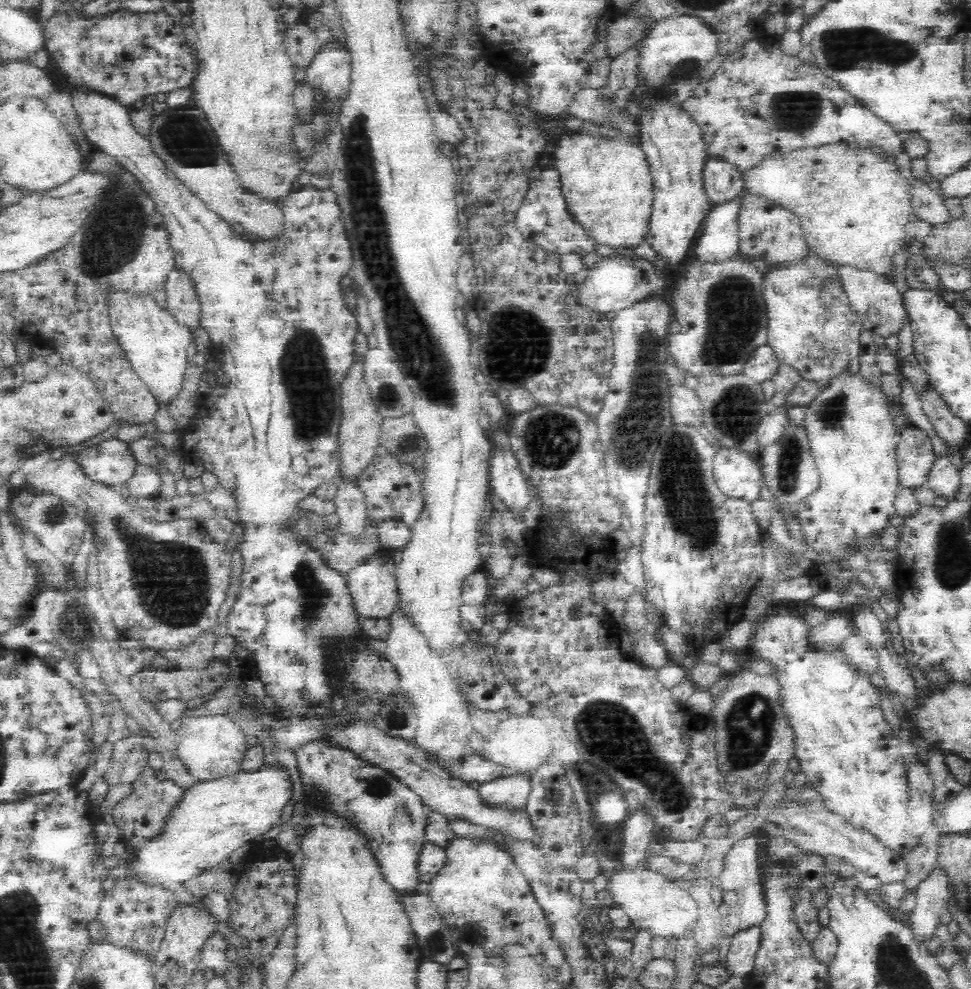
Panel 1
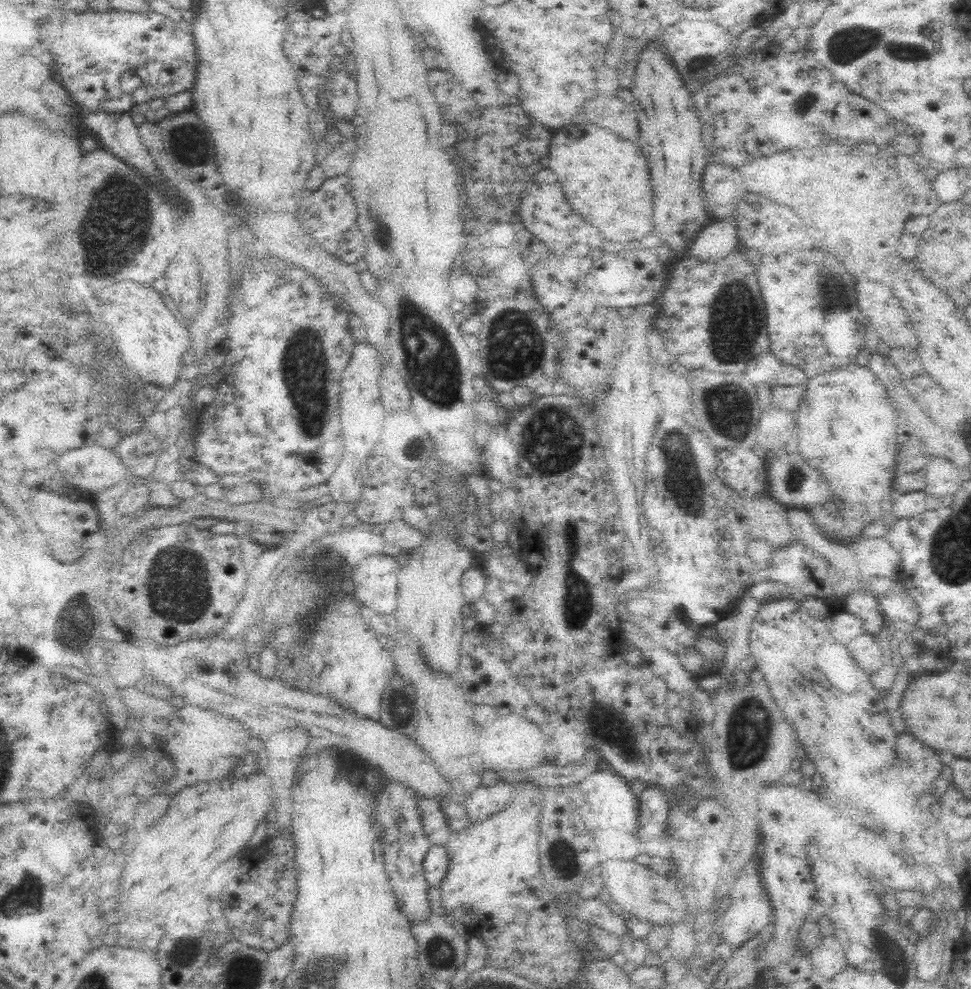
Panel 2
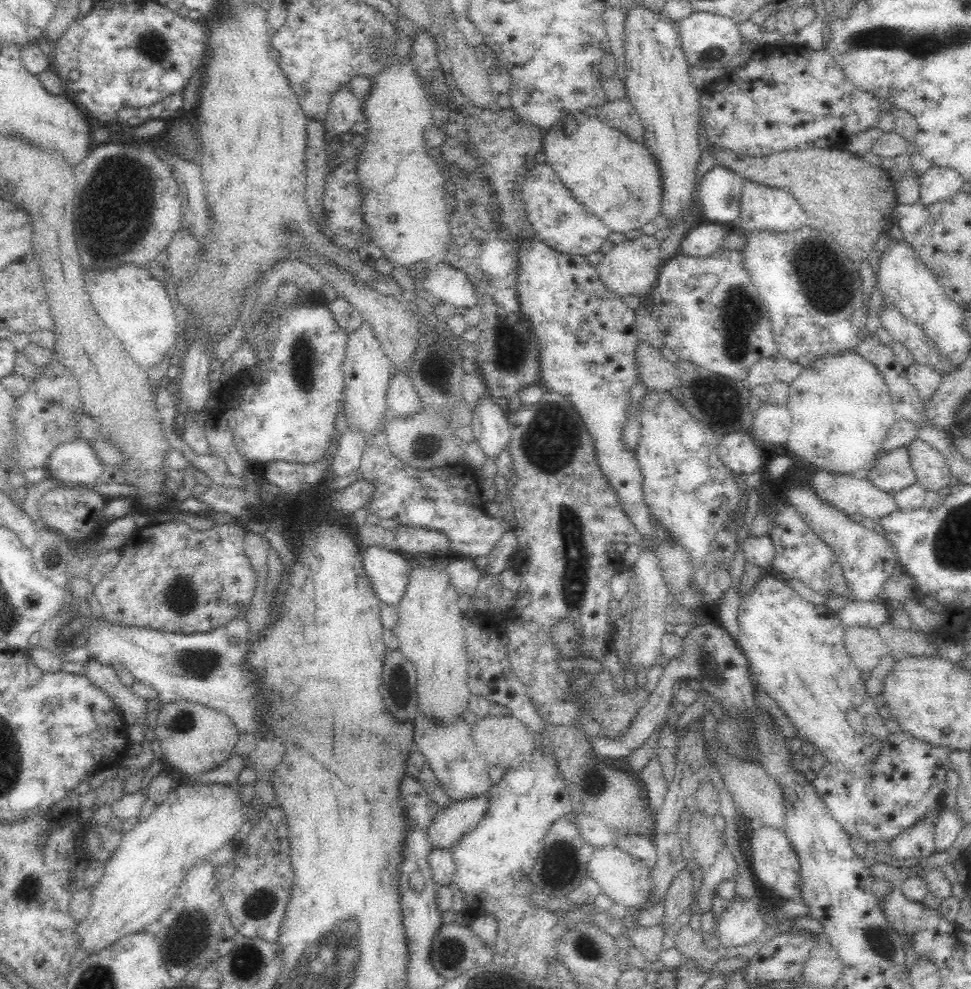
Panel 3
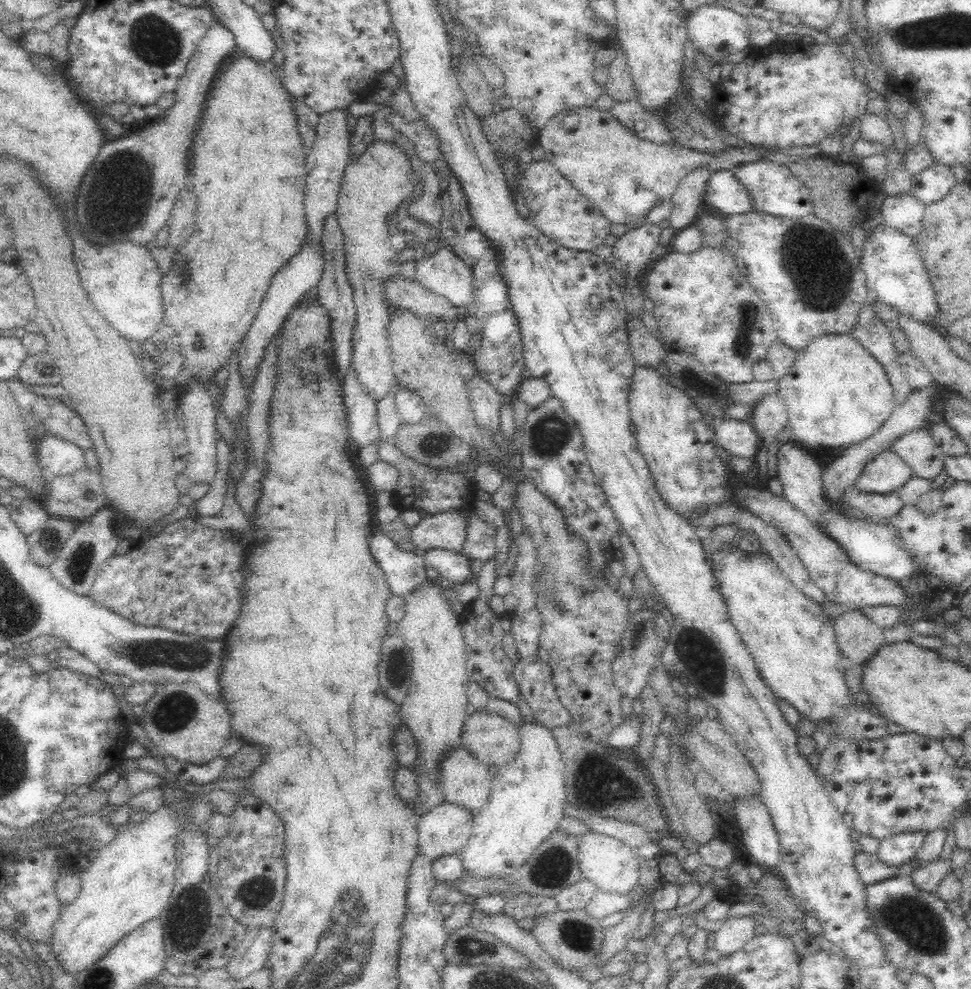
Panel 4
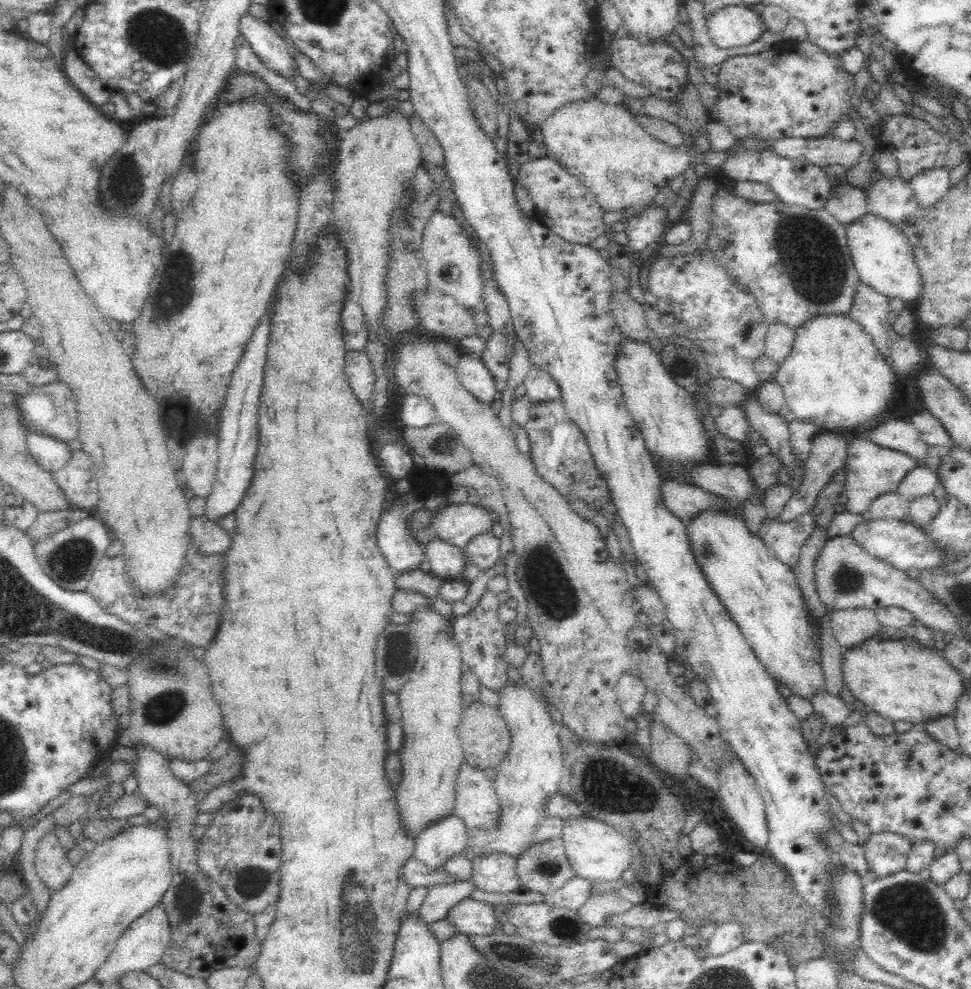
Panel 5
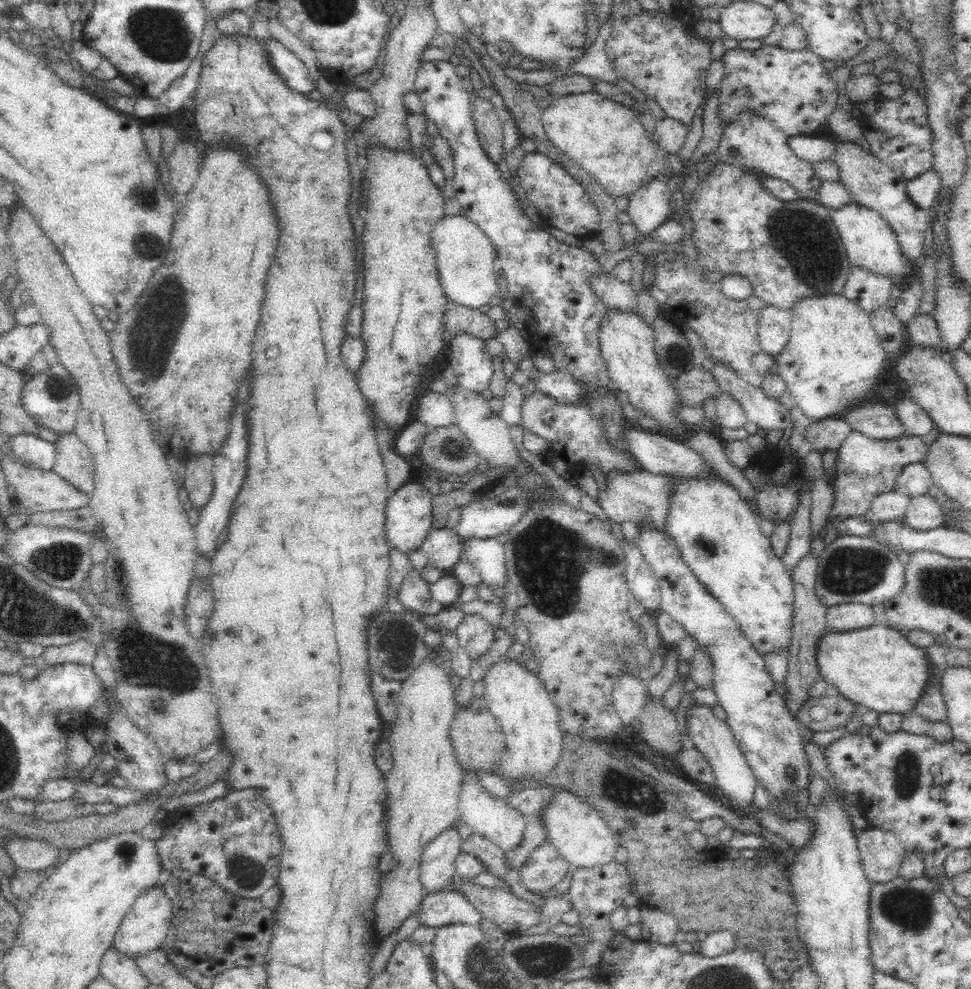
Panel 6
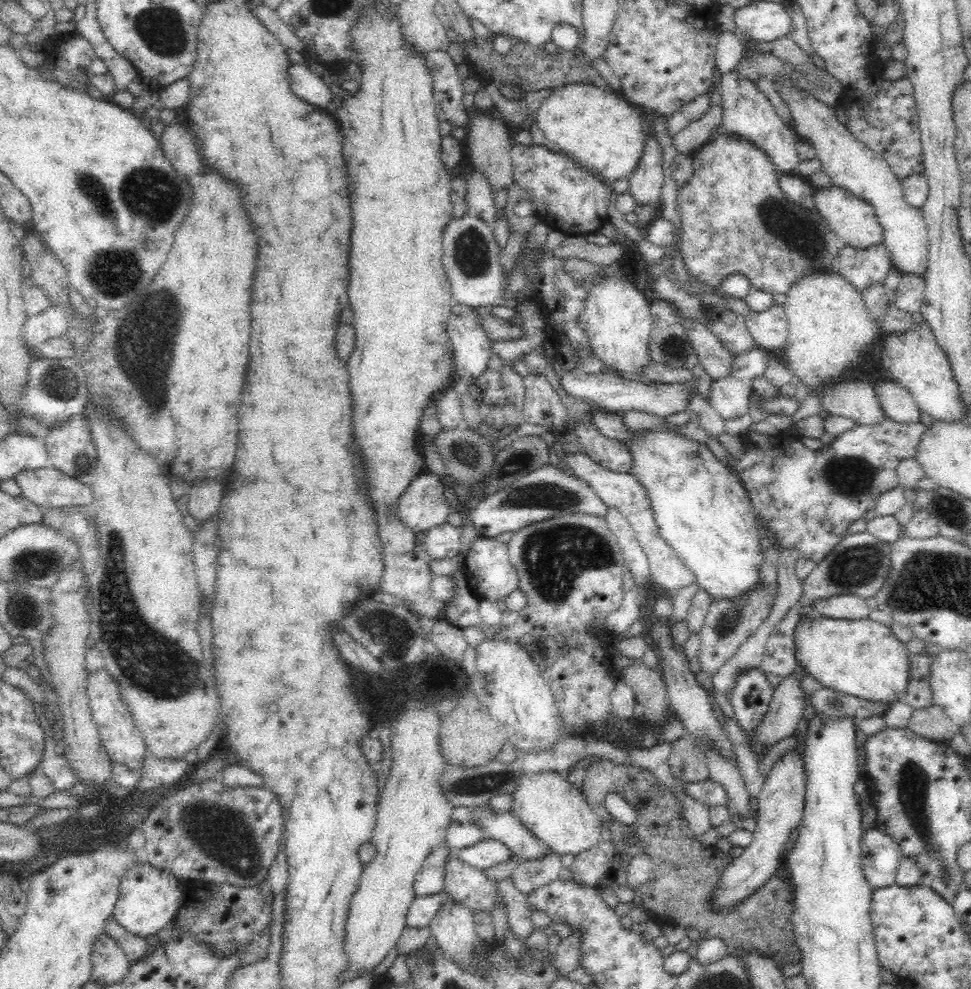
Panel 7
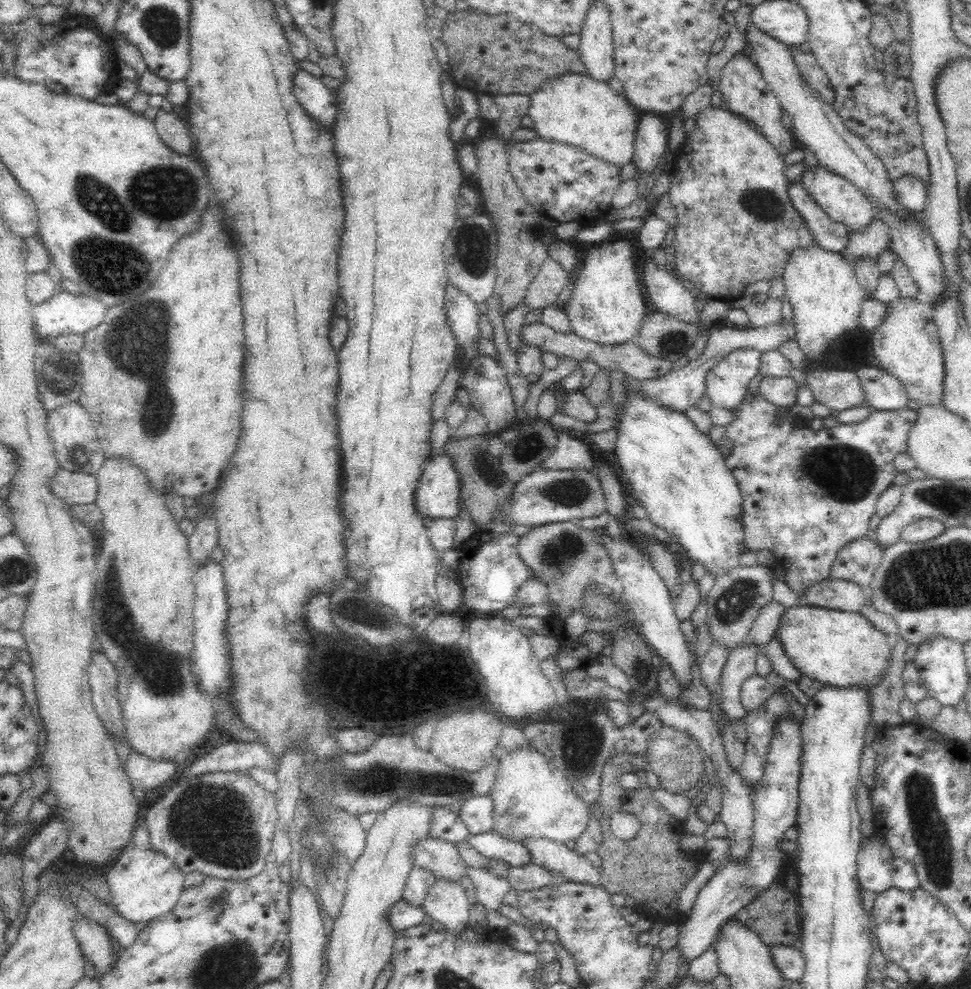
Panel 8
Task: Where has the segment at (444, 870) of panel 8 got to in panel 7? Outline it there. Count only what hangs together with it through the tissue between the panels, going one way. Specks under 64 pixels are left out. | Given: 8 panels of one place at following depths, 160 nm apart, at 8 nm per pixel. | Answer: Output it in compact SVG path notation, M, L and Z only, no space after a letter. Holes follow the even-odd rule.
M453 855L445 864L445 888L454 900L476 912L491 914L494 909L505 909L498 883L481 870L470 867Z

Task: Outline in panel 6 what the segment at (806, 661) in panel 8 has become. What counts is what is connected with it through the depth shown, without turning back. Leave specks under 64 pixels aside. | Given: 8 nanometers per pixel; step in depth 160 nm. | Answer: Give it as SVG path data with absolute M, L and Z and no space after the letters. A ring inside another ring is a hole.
M876 622L870 628L854 630L837 634L829 632L818 643L817 661L823 679L838 693L859 706L860 709L869 709L878 714L894 713L906 715L916 708L924 692L928 690L927 684L931 681L931 662L927 659L926 651L909 642L904 632L896 632L887 628L883 622Z

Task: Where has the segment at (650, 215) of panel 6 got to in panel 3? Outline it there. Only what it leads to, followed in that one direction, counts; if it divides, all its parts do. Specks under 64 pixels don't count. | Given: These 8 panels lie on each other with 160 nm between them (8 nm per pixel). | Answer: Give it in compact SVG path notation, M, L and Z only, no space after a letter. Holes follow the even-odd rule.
M640 234L635 238L625 238L616 241L610 251L603 254L600 262L595 266L600 281L606 289L624 298L639 298L640 301L647 301L648 294L657 281L659 270L664 262L660 256L661 235Z

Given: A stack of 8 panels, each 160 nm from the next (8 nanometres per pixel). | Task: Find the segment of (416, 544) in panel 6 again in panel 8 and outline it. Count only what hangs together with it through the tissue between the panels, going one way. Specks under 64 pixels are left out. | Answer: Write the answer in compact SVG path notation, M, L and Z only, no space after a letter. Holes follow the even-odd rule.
M446 452L431 456L423 464L414 492L414 507L427 523L437 518L452 519L460 512L460 483Z

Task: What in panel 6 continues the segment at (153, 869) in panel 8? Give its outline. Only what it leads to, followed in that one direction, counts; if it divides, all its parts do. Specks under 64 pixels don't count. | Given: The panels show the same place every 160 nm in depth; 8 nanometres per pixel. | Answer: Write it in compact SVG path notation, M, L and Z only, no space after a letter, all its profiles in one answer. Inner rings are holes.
M160 884L153 886L134 901L132 908L124 916L116 931L113 946L120 953L134 958L134 960L139 954L150 953L162 947L170 930L172 916L172 903L164 895L162 886Z

